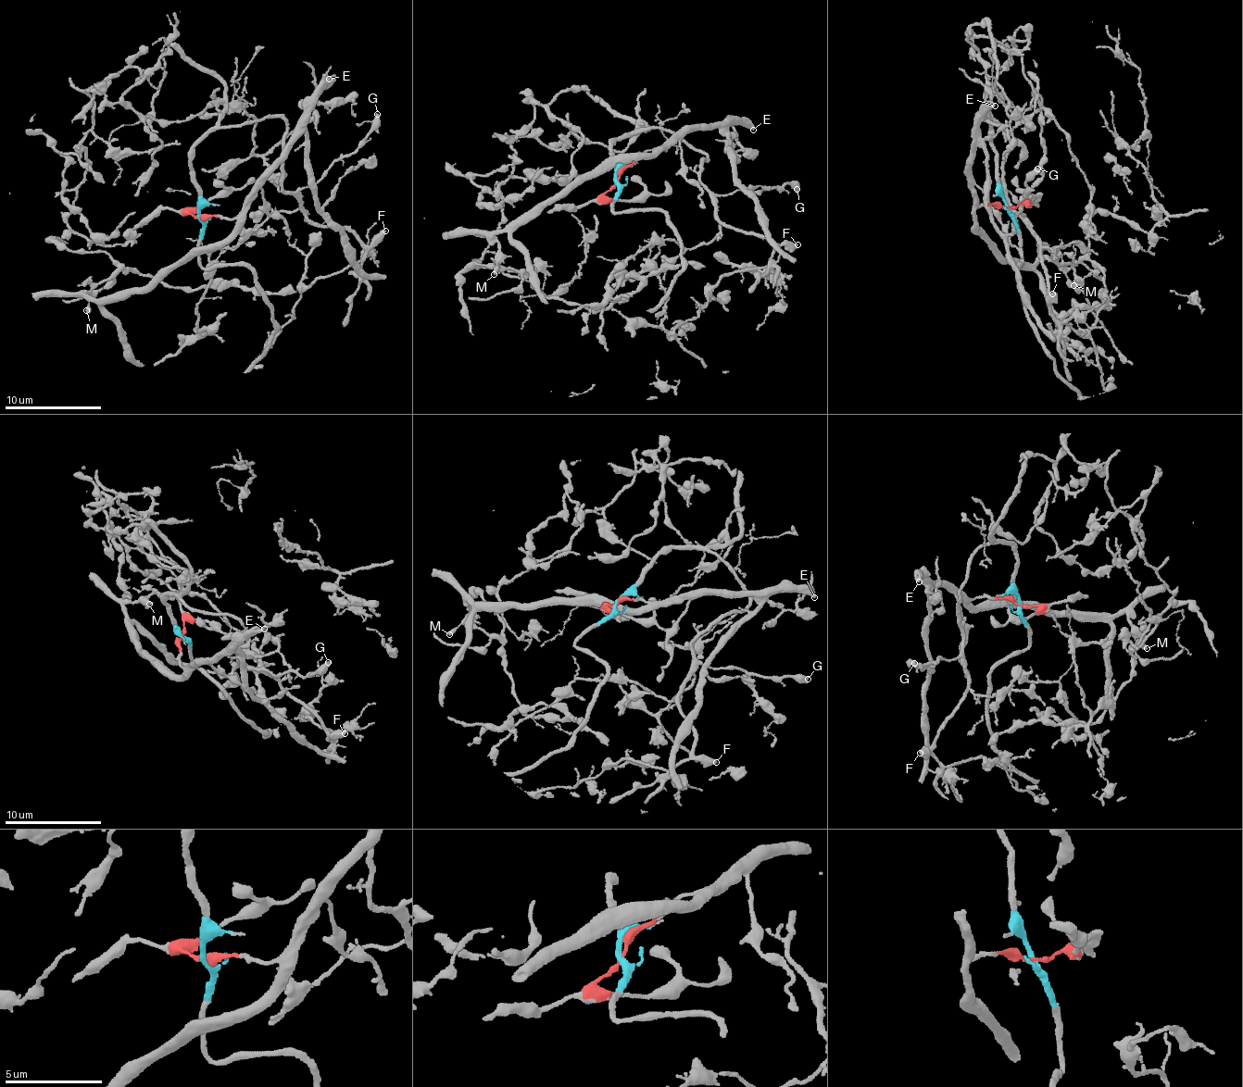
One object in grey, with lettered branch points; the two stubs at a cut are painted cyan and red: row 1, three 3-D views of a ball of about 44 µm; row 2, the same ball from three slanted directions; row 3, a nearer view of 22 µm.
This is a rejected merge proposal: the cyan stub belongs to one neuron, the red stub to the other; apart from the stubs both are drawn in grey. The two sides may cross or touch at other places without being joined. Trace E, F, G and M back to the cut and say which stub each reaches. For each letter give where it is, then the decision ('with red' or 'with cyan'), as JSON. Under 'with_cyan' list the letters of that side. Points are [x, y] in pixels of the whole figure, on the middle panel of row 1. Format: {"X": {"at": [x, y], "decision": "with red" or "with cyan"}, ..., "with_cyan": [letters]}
{"E": {"at": [753, 130], "decision": "with red"}, "F": {"at": [797, 244], "decision": "with cyan"}, "G": {"at": [797, 189], "decision": "with cyan"}, "M": {"at": [494, 274], "decision": "with red"}, "with_cyan": ["F", "G"]}

